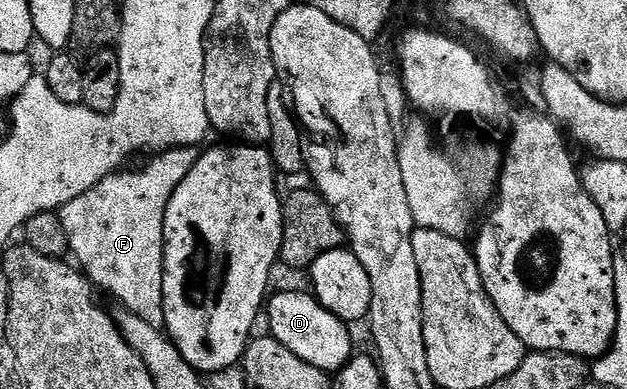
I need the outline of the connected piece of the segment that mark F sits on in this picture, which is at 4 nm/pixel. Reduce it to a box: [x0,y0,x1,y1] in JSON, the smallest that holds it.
[60,148,199,325]

